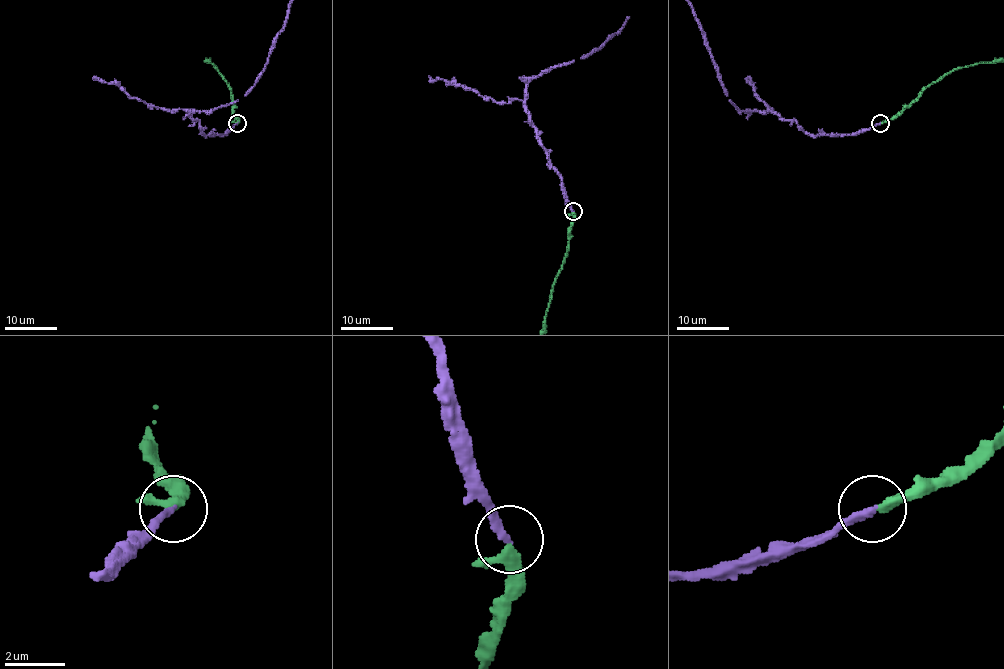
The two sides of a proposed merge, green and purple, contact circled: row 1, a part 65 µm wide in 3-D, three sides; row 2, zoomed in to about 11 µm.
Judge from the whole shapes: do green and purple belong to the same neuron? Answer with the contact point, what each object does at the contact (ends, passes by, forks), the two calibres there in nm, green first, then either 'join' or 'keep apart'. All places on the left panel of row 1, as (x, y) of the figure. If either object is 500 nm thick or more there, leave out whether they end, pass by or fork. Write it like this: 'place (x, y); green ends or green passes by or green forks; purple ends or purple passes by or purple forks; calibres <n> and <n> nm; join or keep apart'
place (237, 123); green passes by; purple ends; calibres 280 and 240 nm; join

